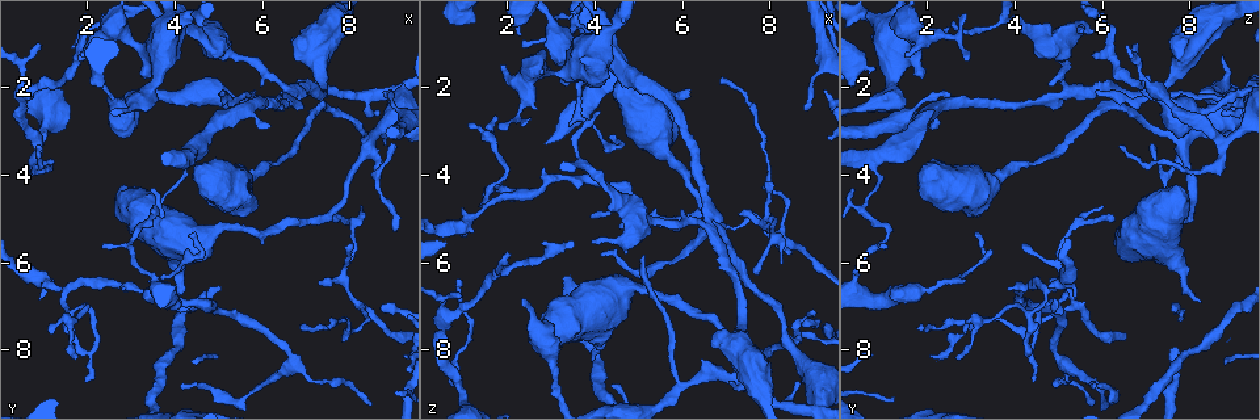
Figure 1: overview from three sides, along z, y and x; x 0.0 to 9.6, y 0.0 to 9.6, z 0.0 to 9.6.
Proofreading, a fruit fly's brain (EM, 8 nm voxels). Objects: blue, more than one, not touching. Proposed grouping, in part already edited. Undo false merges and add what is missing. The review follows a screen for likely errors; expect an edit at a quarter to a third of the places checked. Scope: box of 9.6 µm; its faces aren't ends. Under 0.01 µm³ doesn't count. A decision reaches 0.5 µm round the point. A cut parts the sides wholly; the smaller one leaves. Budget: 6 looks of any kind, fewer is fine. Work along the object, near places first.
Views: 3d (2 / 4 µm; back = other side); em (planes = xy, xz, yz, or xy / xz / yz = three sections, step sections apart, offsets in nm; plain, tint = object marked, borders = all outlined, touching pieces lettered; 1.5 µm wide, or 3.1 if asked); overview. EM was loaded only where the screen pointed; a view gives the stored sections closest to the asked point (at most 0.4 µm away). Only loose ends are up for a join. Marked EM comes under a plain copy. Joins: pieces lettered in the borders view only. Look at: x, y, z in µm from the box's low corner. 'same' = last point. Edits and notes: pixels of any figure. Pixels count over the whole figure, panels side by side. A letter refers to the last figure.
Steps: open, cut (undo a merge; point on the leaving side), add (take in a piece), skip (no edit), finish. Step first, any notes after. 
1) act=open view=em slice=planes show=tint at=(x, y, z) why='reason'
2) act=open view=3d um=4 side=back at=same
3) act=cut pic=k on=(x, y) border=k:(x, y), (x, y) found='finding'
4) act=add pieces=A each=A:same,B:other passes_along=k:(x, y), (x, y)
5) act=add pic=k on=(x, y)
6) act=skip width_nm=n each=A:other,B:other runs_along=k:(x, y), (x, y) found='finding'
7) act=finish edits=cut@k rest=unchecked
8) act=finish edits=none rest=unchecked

act=open view=em slice=yz step=4 show=tint at=(2.35, 1.60, 0.80) why='branch stops here'

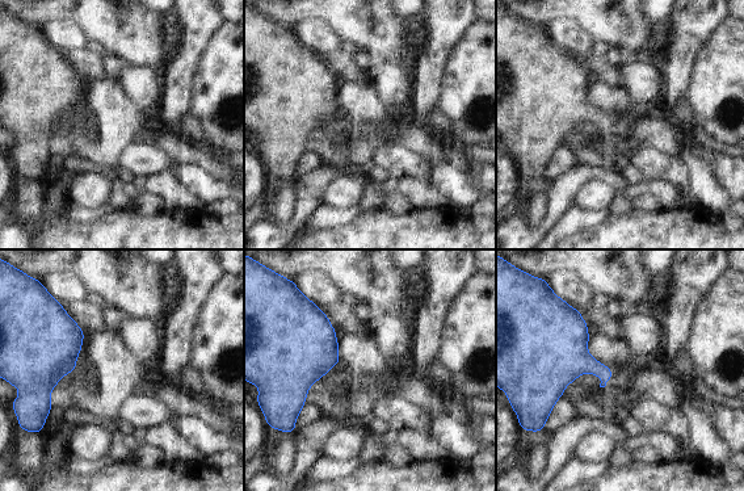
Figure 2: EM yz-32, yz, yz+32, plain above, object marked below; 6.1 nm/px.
act=open view=em slice=yz step=4 show=borders at=same

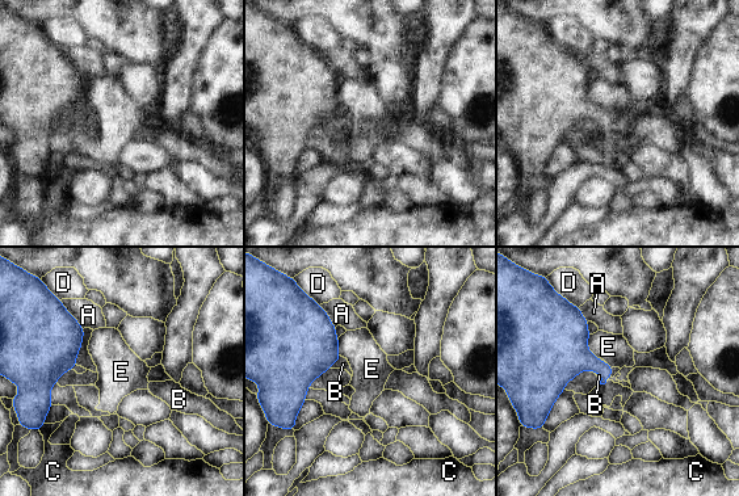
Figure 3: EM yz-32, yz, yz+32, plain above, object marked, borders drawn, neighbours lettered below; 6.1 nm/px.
act=add pieces=B each=A:other,B:same,C:other,D:other,E:other passes_along=3:(299, 343), (335, 362), (343, 364) found='it goes on there'

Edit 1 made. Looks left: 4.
act=open view=overview

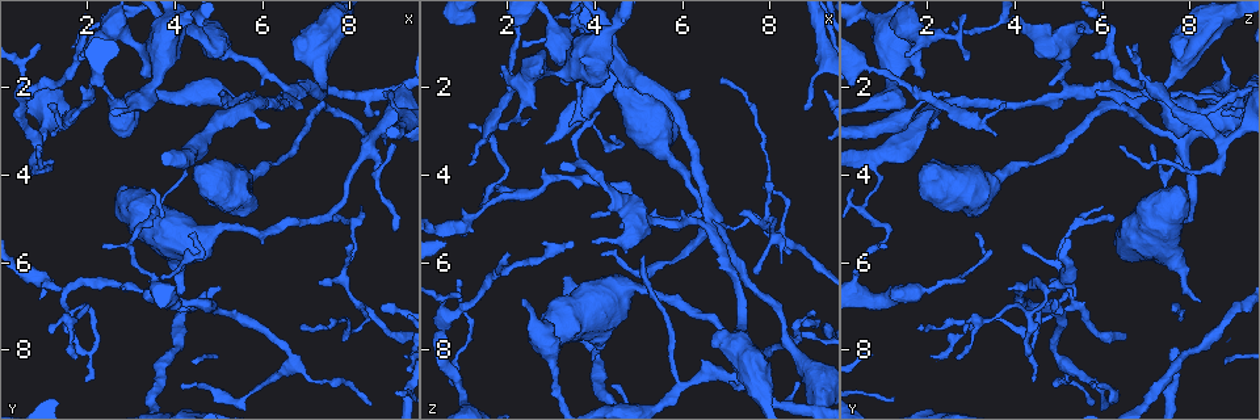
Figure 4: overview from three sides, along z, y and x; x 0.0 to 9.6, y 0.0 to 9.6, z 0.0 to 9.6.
act=open view=3d um=4 at=(2.75, 4.30, 7.65) why='thick end'

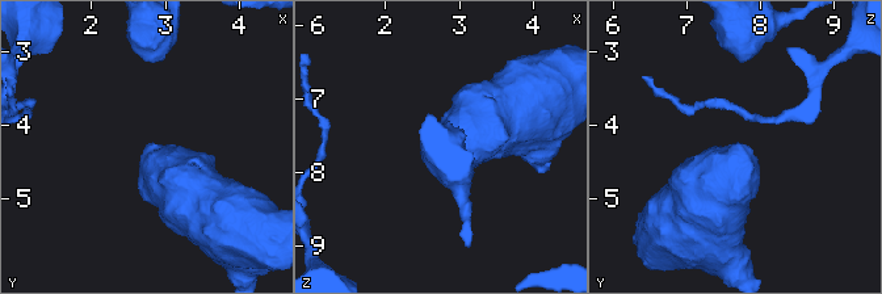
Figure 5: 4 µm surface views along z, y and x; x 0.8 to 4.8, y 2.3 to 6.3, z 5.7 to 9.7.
act=open view=em slice=xz step=8 show=borders at=(2.75, 4.20, 7.75)

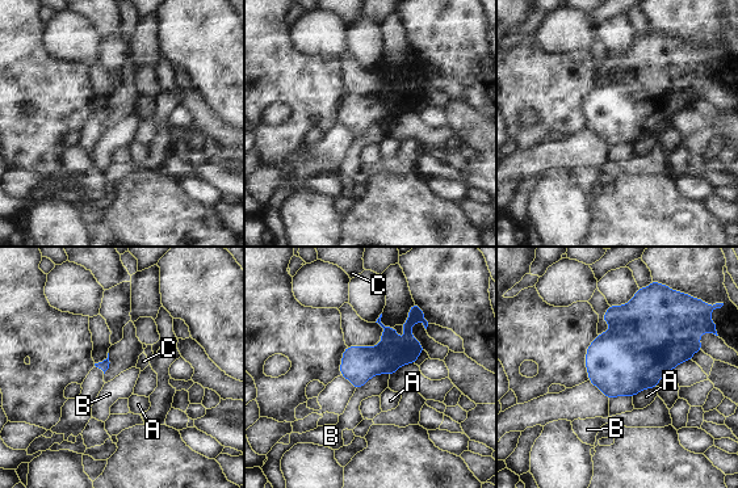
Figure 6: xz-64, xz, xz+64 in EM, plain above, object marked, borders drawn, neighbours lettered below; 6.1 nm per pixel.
act=open view=em slice=yz step=4 show=borders at=same why='cut it another way'

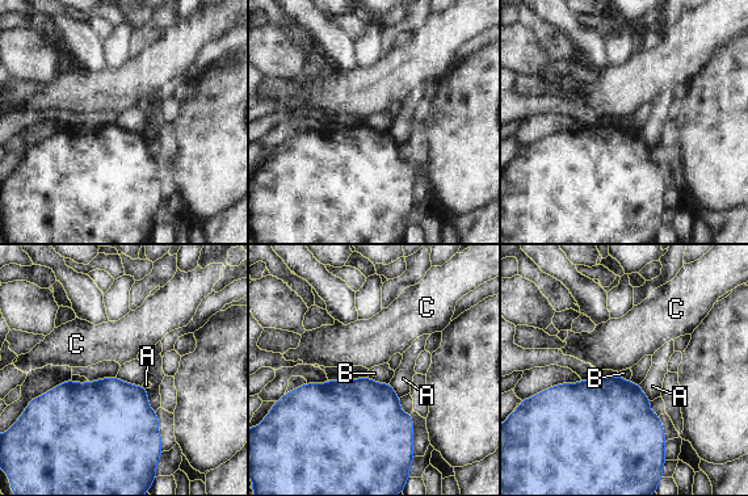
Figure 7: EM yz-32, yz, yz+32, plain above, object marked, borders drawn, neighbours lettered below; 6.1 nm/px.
act=skip each=A:other,B:other,C:other border=7:(116, 377), (142, 386) found='none of them fits'

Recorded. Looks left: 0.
act=finish edits=add@3 rest=unchecked

